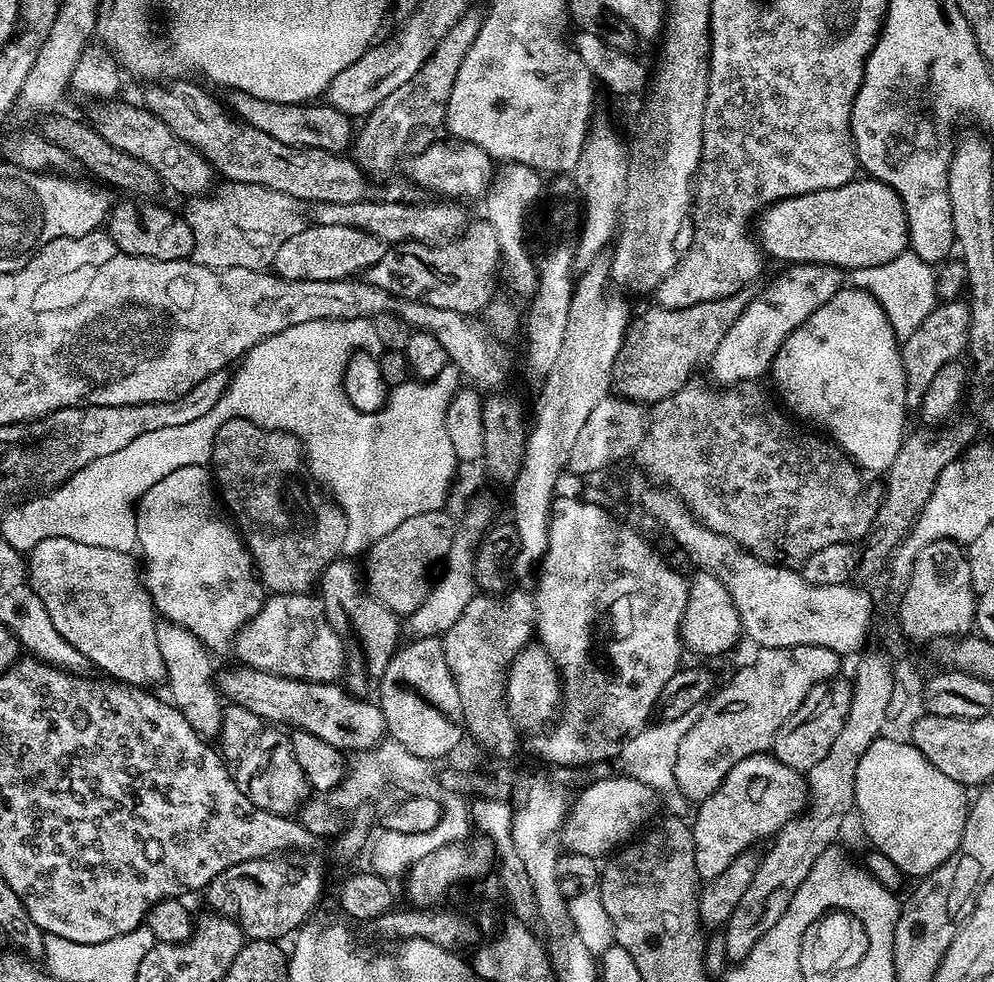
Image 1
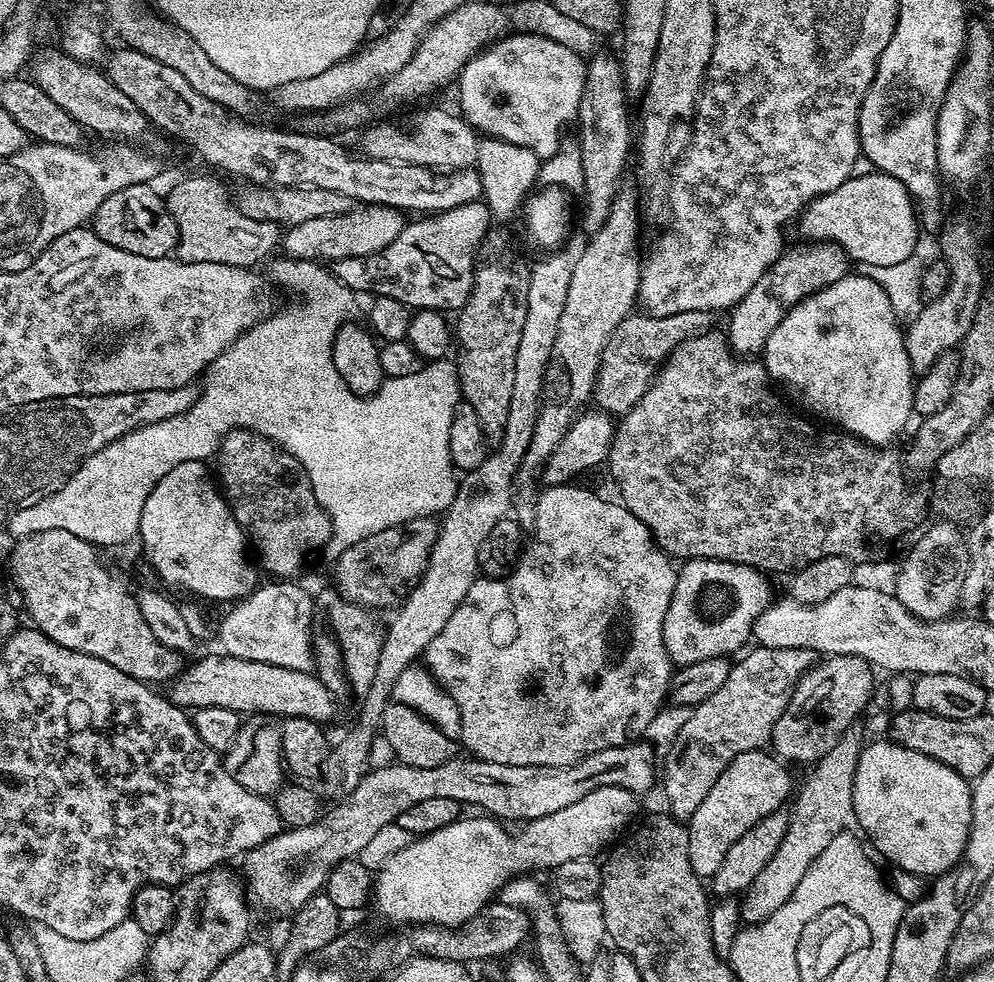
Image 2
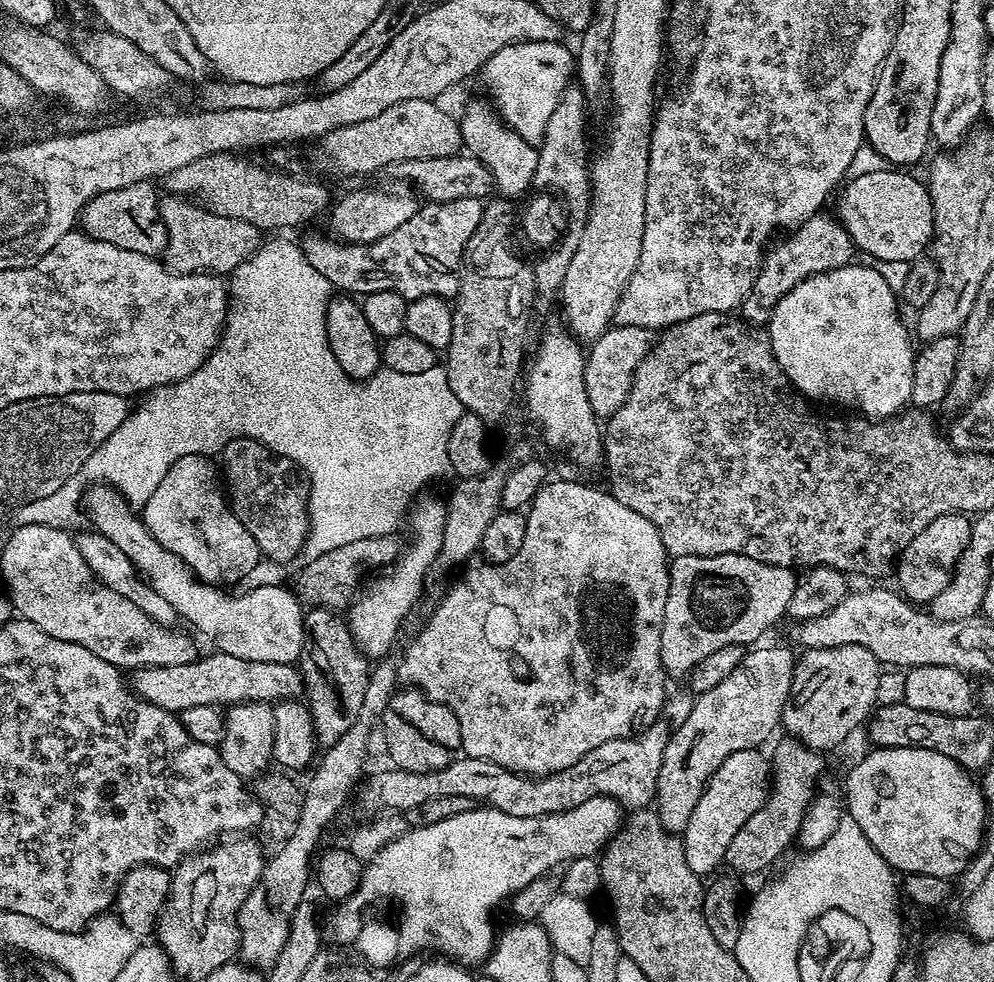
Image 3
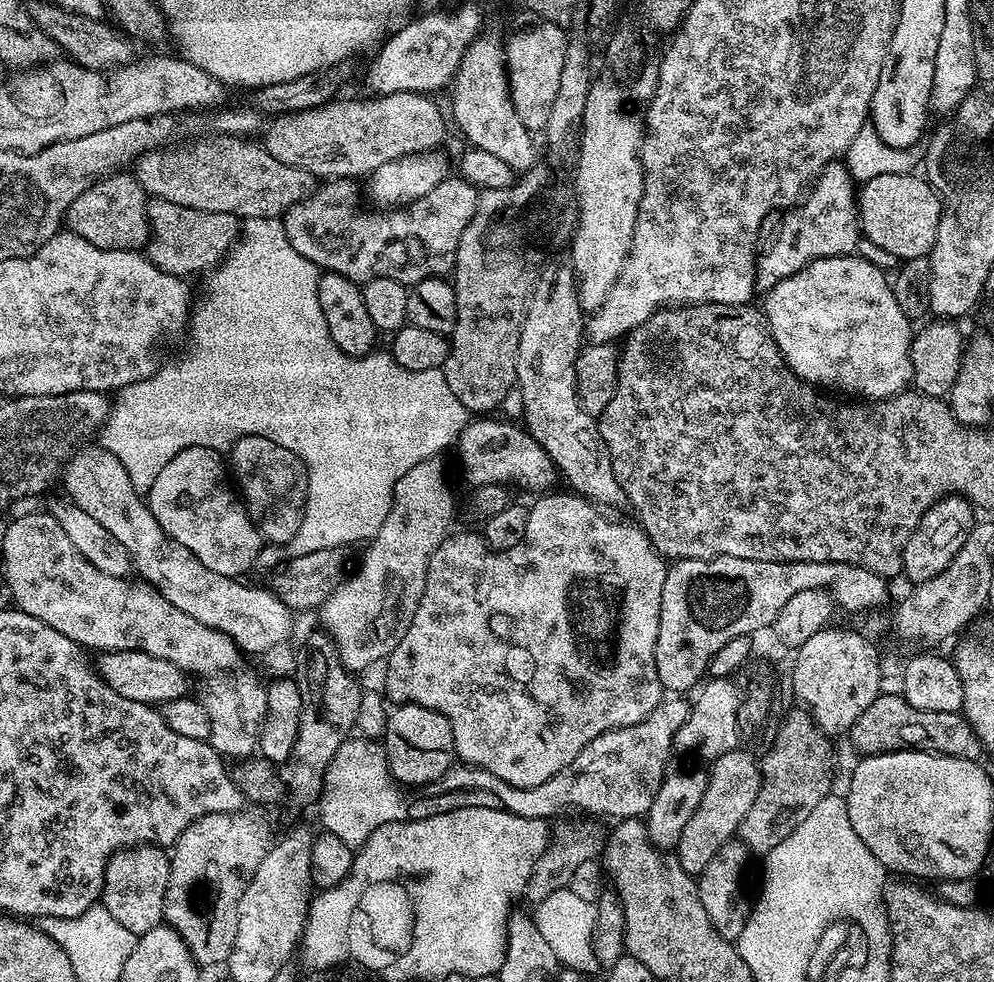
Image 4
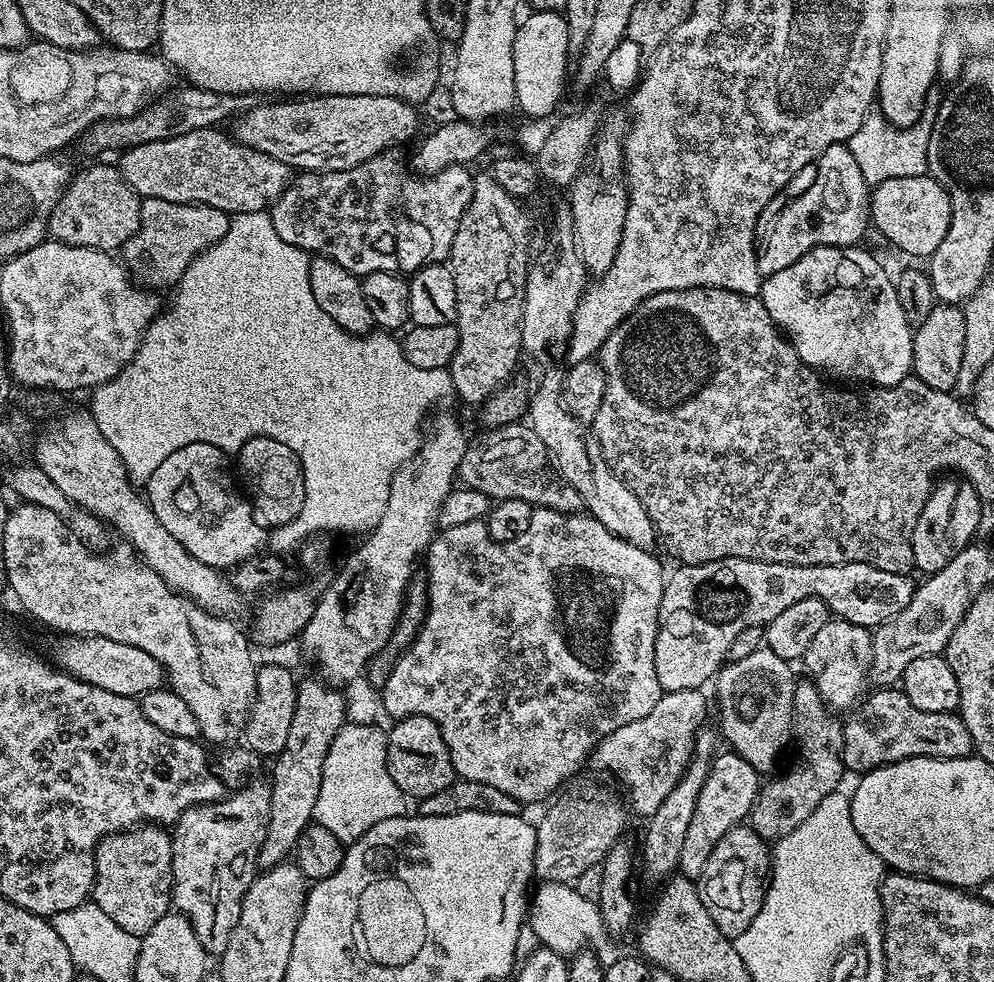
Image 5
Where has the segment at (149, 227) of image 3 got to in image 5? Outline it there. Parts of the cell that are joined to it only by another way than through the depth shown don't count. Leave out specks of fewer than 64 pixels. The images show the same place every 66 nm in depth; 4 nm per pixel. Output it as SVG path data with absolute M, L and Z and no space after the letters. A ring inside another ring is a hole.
M92 164L85 172L77 171L68 183L68 189L64 191L62 198L58 198L58 206L54 206L50 214L48 236L70 246L82 246L99 252L115 253L123 249L124 243L138 230L140 202L141 197L137 196L133 188L121 178L119 167L112 165L111 168L108 164Z

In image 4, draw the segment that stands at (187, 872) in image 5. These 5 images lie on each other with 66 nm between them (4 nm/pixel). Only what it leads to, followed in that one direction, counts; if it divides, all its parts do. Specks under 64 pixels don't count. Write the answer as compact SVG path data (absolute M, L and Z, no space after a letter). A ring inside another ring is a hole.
M263 807L208 814L188 824L170 848L170 878L164 920L186 942L197 964L223 965L238 933L238 906L255 871L274 843L272 824Z

